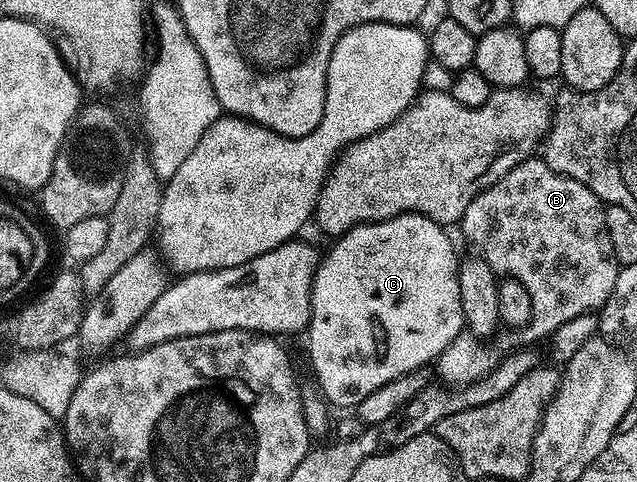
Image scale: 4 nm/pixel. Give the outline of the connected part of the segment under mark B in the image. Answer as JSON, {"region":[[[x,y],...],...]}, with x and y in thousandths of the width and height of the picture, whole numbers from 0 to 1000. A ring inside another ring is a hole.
{"region":[[[851,328],[819,332],[819,336],[796,355],[777,382],[769,382],[757,398],[750,398],[743,411],[743,419],[736,419],[736,427],[722,456],[721,473],[727,477],[732,498],[739,506],[739,519],[747,529],[752,529],[754,537],[760,539],[779,564],[779,571],[815,583],[824,593],[824,602],[830,608],[830,618],[835,620],[837,637],[837,660],[834,662],[830,693],[835,693],[840,701],[862,701],[878,676],[887,672],[887,668],[893,668],[896,660],[906,660],[907,654],[920,649],[923,643],[945,641],[947,631],[956,618],[956,610],[962,610],[962,593],[969,585],[969,568],[975,550],[962,523],[962,502],[956,498],[956,477],[950,465],[950,425],[947,417],[942,415],[937,402],[931,402],[931,394],[925,394],[912,378],[906,378],[892,365],[876,365],[859,342],[857,332]]]}

